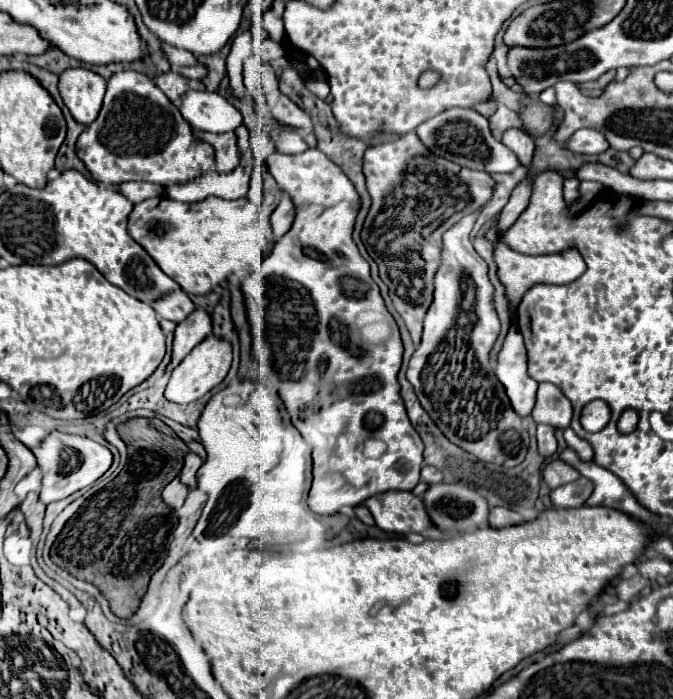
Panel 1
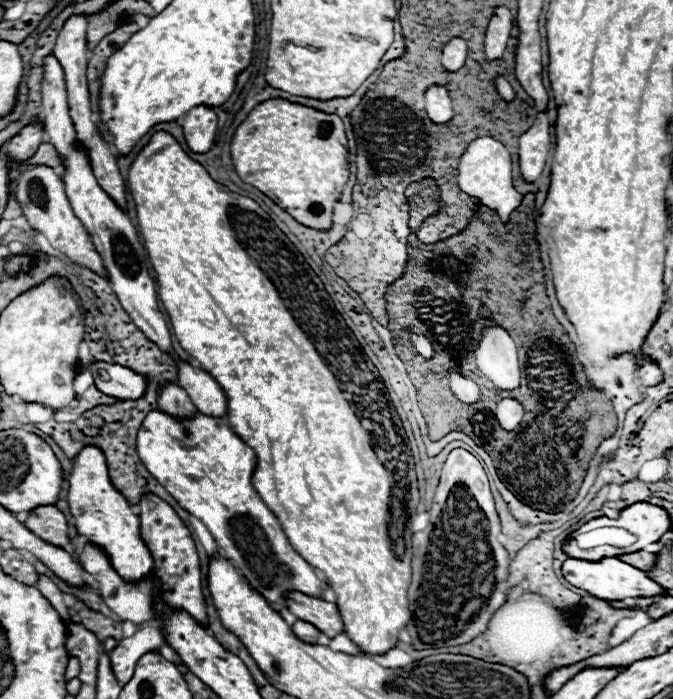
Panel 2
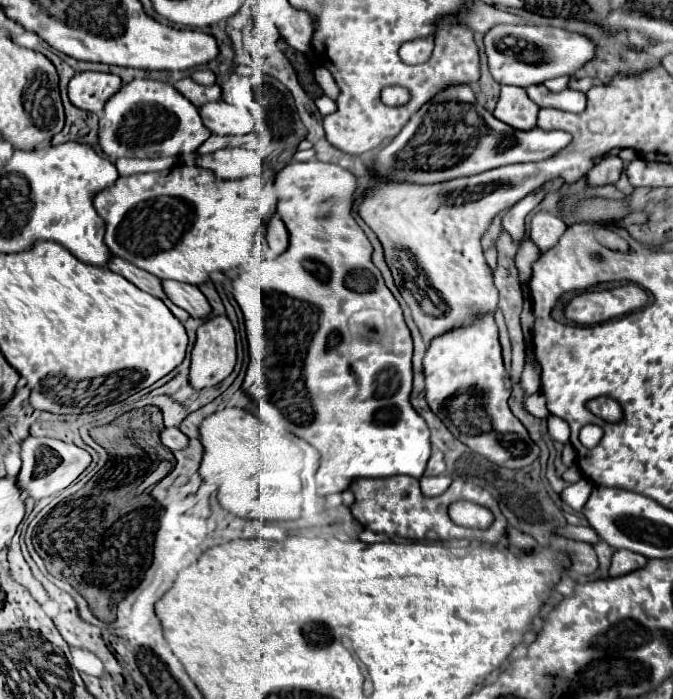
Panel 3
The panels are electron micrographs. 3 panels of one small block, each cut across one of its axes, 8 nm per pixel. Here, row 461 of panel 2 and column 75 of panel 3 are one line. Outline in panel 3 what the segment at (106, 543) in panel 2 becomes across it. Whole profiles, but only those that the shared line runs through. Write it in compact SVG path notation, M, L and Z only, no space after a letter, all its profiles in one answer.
M78 72L68 84L68 98L74 106L102 114L104 104L122 86L122 78L104 72Z

